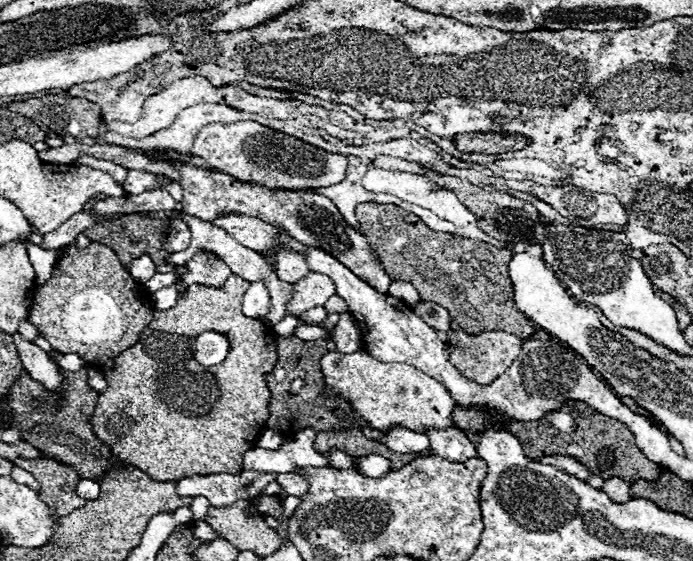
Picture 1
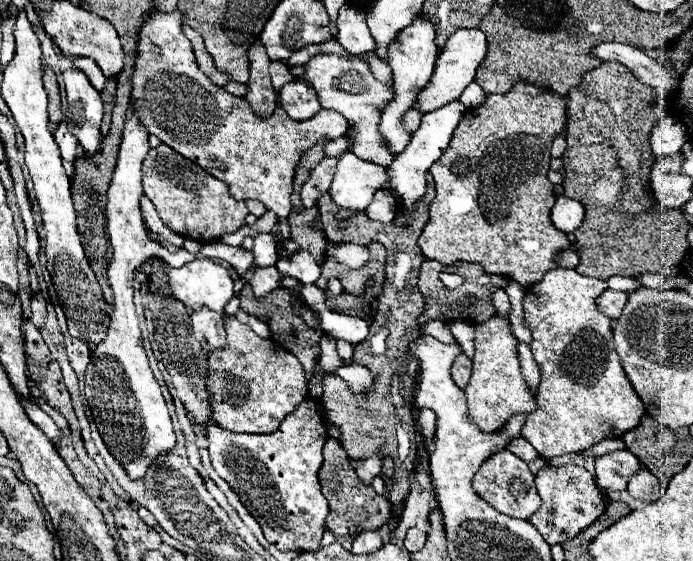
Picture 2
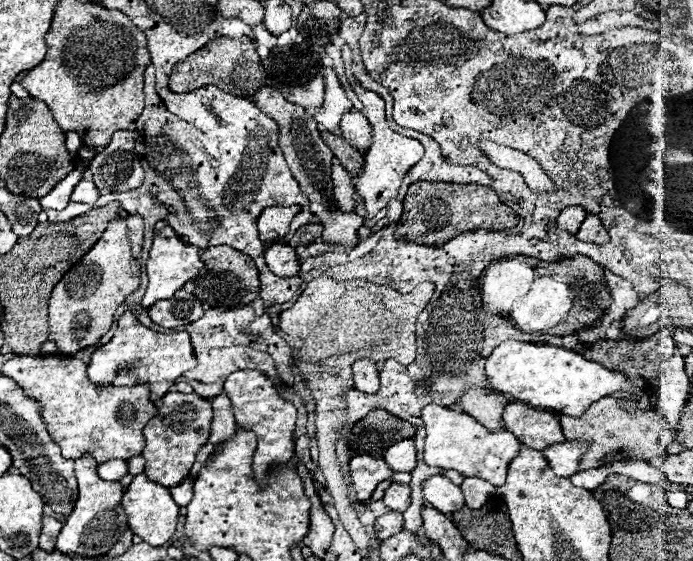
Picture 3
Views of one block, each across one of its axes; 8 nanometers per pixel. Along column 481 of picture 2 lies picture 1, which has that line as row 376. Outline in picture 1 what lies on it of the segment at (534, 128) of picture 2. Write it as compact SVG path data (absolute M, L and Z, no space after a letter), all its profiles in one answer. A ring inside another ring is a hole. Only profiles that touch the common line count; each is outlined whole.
M234 274L222 288L200 284L188 286L186 296L178 298L174 308L154 310L152 324L142 332L134 346L102 366L108 390L98 396L98 406L90 420L94 432L116 456L144 470L150 478L170 482L194 474L236 474L242 470L244 452L256 446L256 440L266 426L264 422L268 420L270 390L266 386L266 372L276 364L276 350L272 346L272 330L260 320L242 314L242 298L248 288L250 282ZM206 330L220 332L230 342L226 360L216 366L202 366L194 358L194 342Z

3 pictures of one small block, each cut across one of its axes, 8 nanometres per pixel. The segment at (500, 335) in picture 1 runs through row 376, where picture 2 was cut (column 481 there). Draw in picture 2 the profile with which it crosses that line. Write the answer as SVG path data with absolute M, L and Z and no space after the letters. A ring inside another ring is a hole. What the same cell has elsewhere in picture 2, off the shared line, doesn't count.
M502 450L502 452L496 452L494 456L490 456L488 462L484 462L482 468L476 472L472 484L474 484L476 492L480 494L480 498L484 498L498 512L508 514L512 518L528 518L542 504L542 500L536 492L534 474L530 472L528 464L524 464L524 460L520 460L518 456L514 456L508 450Z

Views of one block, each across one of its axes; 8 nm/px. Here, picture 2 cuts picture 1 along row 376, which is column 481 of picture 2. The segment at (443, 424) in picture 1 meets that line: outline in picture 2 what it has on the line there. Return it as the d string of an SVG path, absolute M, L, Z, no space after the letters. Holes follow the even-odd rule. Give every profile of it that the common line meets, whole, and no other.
M496 314L490 320L476 324L476 354L474 354L474 366L472 376L466 386L466 404L468 404L468 416L474 420L474 424L486 432L494 434L502 430L502 426L514 416L514 414L530 414L536 410L536 396L528 388L518 360L516 350L516 336L512 332L510 322Z

